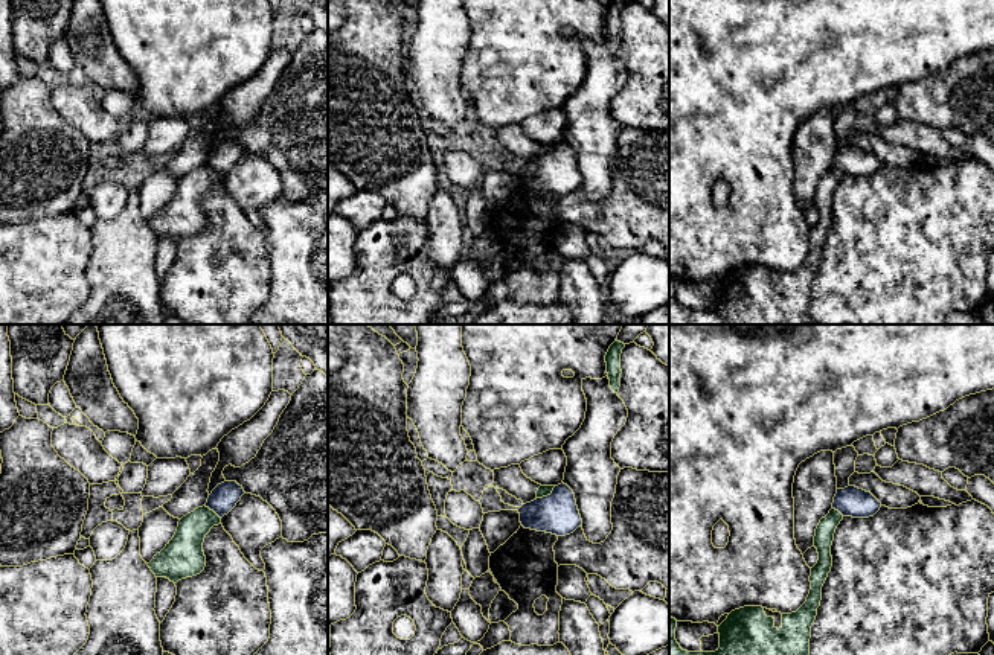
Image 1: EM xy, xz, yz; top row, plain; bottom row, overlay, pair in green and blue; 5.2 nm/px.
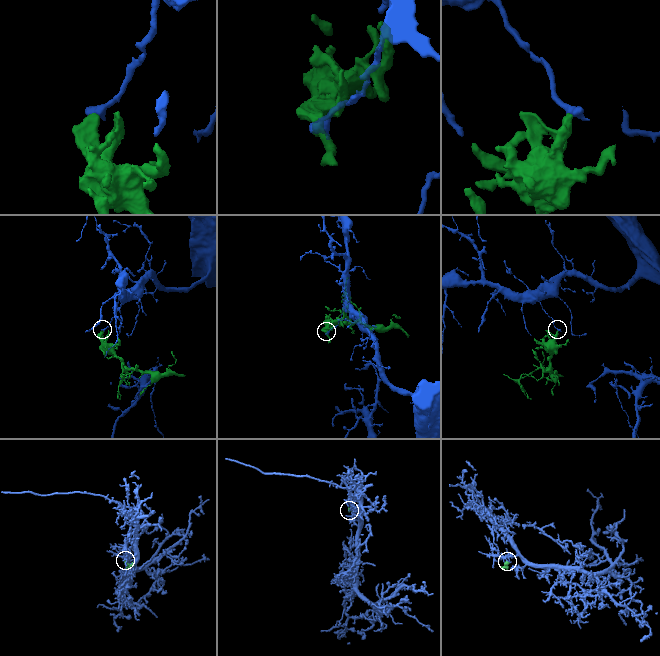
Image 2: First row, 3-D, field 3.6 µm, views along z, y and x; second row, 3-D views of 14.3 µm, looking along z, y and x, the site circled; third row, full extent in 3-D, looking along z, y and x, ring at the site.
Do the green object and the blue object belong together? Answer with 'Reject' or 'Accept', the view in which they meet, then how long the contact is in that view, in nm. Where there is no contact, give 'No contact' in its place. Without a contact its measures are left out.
Reject. Touches green in xz. Shared border 130 nm

